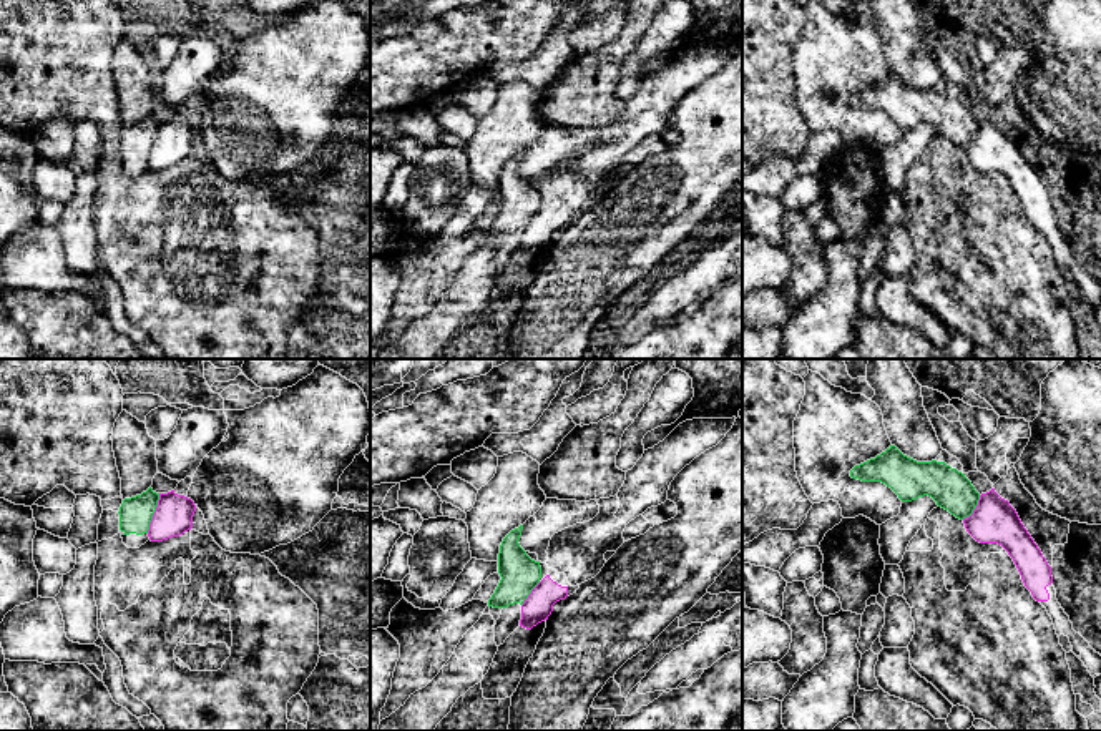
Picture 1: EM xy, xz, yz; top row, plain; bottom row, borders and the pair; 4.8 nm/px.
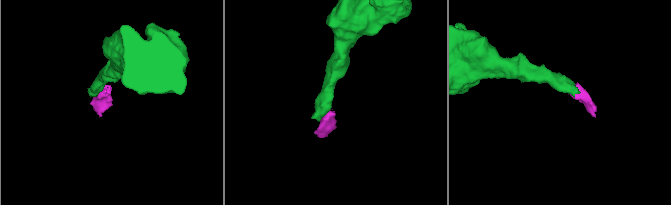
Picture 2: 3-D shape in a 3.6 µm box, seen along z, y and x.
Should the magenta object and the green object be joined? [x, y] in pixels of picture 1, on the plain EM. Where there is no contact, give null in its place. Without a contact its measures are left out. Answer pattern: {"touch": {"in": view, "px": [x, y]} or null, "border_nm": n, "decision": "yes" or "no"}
{"touch": {"in": "xy", "px": [155, 142]}, "border_nm": 200, "decision": "no"}

